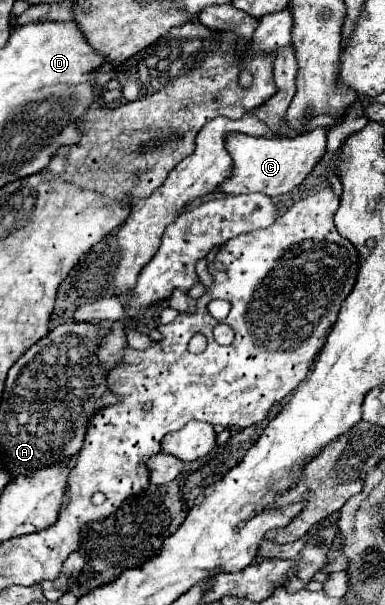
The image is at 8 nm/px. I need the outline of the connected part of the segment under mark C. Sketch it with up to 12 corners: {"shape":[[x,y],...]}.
{"shape":[[326,127],[294,139],[226,137],[222,193],[284,195],[326,153]]}

